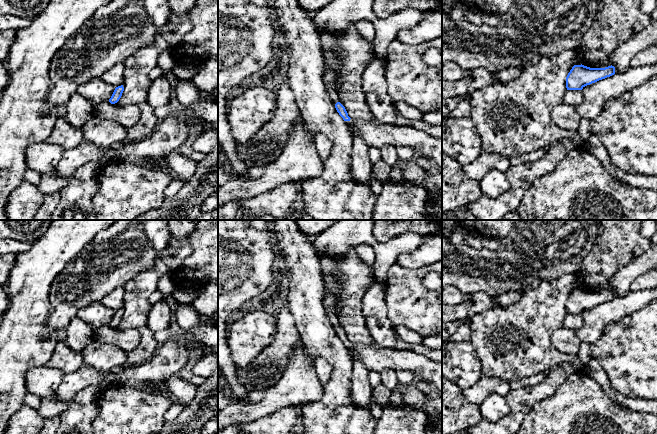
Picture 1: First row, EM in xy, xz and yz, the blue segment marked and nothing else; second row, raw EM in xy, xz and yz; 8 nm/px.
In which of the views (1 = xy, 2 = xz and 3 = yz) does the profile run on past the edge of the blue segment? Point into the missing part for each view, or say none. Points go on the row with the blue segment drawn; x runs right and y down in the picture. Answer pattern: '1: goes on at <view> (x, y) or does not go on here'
1: does not go on here
2: goes on at xz (333, 95)
3: does not go on here

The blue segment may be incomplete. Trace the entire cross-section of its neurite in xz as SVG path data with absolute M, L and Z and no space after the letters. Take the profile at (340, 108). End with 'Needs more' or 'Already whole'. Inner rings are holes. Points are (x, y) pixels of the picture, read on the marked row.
M325 85L326 91L329 94L330 99L332 100L333 104L339 115L343 118L343 120L350 126L353 122L353 119L348 116L348 113L345 107L341 104L339 100L338 94L335 92L333 88L330 86Z. Needs more

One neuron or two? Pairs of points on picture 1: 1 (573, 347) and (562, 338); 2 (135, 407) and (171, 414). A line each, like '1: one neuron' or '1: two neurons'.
1: one neuron
2: two neurons

